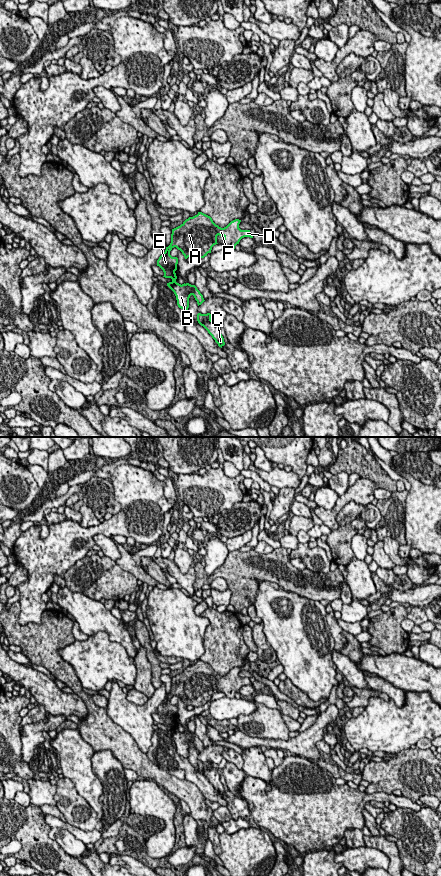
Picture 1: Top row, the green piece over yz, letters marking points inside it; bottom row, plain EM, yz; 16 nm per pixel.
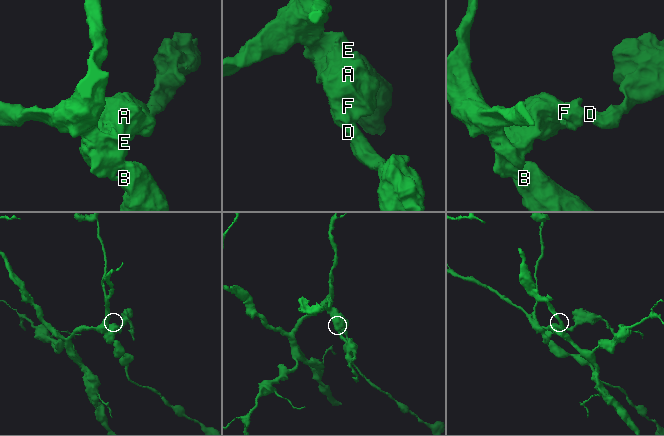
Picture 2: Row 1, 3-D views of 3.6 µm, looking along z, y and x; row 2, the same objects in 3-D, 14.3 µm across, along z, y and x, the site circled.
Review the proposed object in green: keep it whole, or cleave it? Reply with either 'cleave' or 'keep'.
cleave

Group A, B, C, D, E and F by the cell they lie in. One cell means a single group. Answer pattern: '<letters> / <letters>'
A D E F / B C

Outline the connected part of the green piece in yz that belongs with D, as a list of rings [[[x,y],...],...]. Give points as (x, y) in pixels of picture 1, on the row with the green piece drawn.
[[[202,212],[189,217],[180,226],[172,229],[171,243],[166,247],[165,252],[157,260],[165,278],[171,278],[172,281],[167,283],[171,285],[176,282],[178,258],[172,257],[170,251],[176,247],[182,252],[185,259],[193,257],[195,259],[204,258],[211,253],[212,247],[217,243],[217,236],[224,237],[224,246],[228,250],[234,250],[244,237],[253,238],[250,230],[241,230],[239,228],[241,220],[235,219],[226,227],[221,228],[216,225],[212,218]]]

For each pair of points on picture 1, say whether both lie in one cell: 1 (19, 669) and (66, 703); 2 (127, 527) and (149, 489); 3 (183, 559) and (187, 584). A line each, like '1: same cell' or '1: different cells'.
1: same cell
2: same cell
3: different cells

